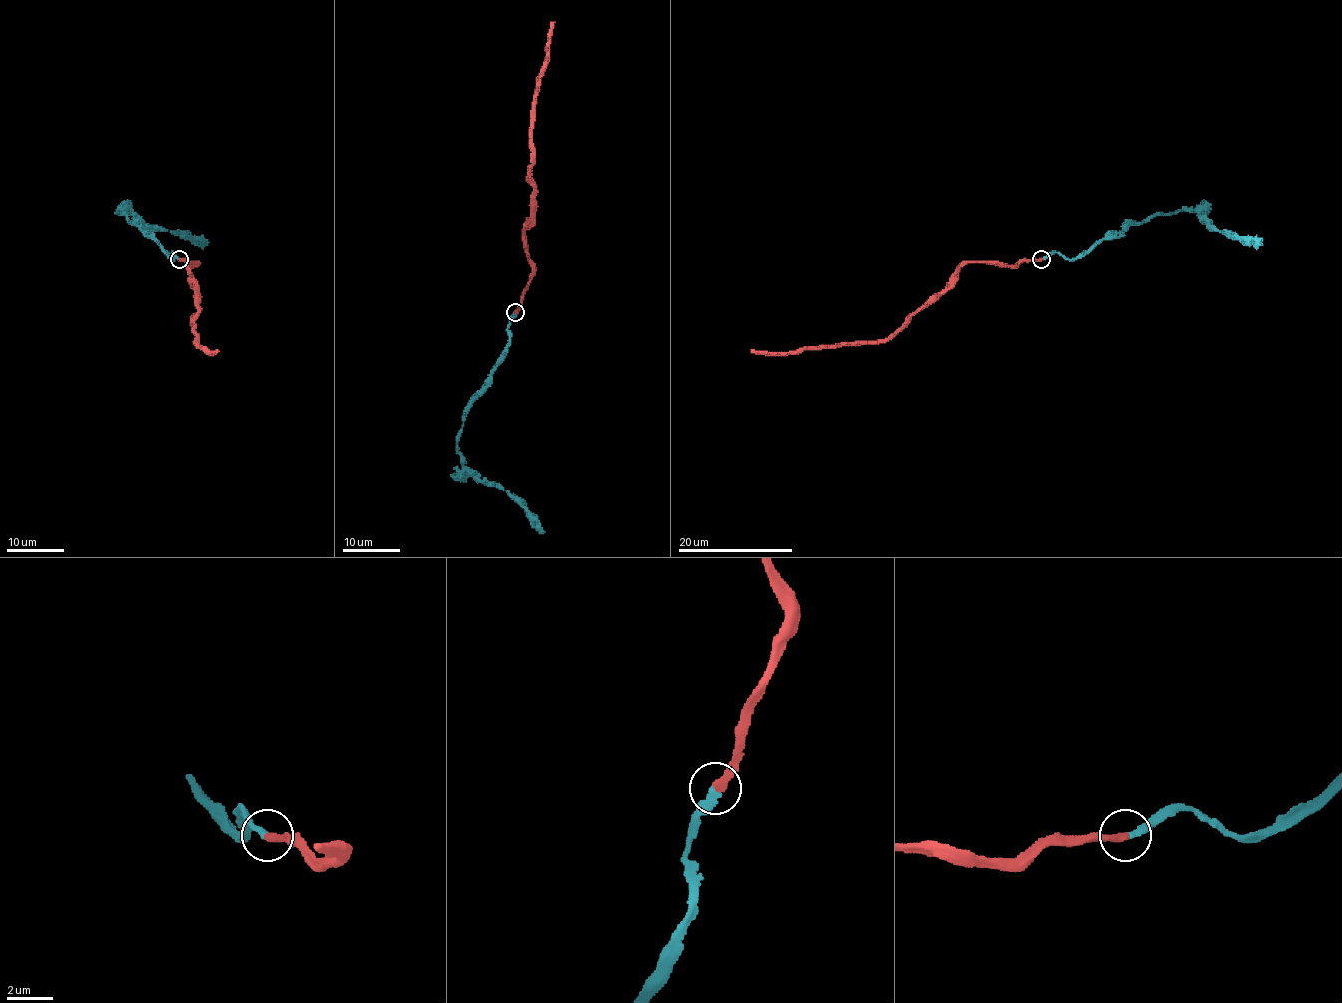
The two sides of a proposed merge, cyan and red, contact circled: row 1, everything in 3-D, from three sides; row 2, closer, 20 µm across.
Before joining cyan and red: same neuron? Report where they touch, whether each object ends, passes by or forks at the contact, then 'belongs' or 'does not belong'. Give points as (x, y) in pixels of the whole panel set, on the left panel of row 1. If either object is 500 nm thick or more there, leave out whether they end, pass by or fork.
place (179, 259); cyan ends; red ends; belongs

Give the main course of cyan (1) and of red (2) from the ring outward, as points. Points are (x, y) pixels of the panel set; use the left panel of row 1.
1: (179, 259), (171, 252), (173, 259), (122, 211), (130, 211), (146, 224), (197, 236), (207, 245)
2: (179, 259), (196, 264), (190, 262), (189, 279), (197, 308), (196, 342), (207, 352), (219, 351)

